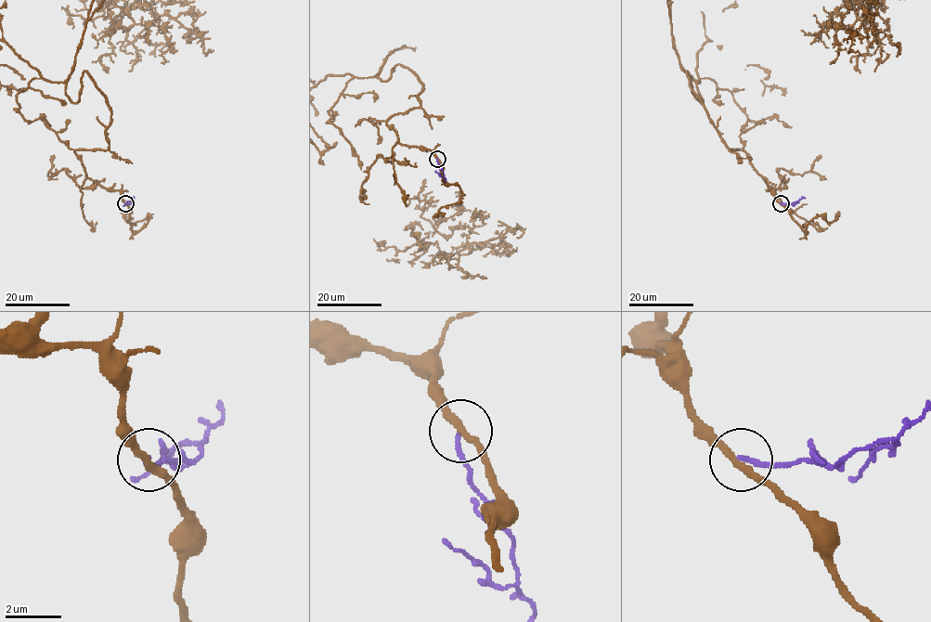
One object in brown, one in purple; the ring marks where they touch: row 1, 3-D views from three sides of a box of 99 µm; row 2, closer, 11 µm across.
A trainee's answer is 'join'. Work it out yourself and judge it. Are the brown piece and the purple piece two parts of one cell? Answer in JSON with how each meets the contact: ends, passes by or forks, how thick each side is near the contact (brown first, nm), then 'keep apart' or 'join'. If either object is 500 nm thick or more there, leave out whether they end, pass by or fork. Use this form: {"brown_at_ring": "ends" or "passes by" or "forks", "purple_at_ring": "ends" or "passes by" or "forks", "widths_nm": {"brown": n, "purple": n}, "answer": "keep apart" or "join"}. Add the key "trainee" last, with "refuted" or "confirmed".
{"brown_at_ring": "passes by", "purple_at_ring": "ends", "widths_nm": {"brown": 280, "purple": 170}, "answer": "keep apart", "trainee": "refuted"}

